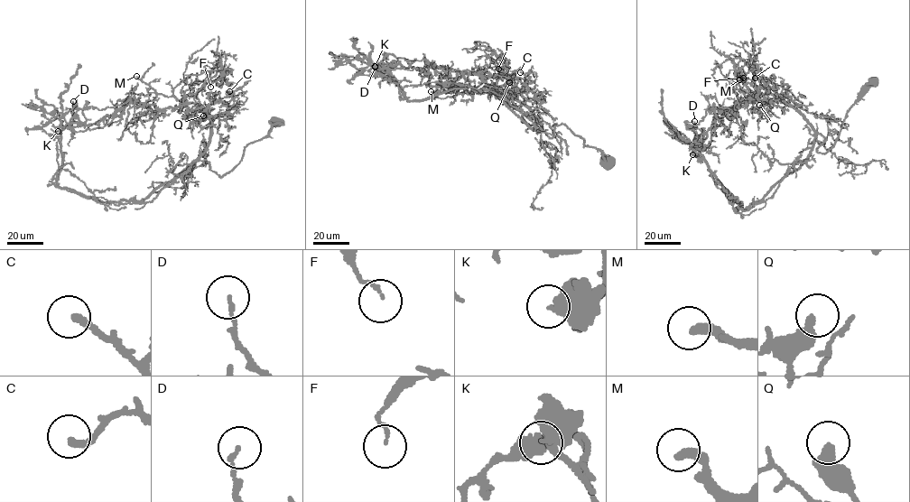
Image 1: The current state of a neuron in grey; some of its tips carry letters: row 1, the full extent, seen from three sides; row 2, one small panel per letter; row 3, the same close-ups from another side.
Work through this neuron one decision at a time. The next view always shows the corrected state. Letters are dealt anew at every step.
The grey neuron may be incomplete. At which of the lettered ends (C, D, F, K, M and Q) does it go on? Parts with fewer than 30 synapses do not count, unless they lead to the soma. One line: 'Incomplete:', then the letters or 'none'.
Incomplete: M

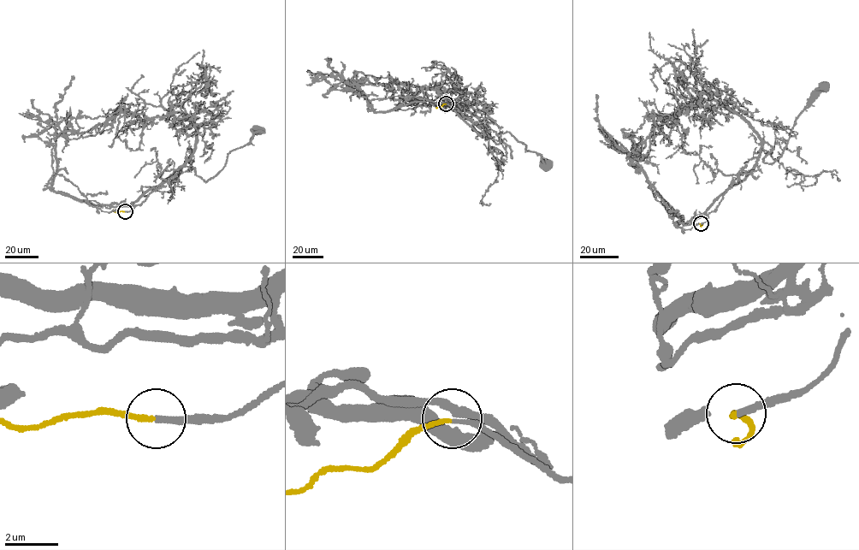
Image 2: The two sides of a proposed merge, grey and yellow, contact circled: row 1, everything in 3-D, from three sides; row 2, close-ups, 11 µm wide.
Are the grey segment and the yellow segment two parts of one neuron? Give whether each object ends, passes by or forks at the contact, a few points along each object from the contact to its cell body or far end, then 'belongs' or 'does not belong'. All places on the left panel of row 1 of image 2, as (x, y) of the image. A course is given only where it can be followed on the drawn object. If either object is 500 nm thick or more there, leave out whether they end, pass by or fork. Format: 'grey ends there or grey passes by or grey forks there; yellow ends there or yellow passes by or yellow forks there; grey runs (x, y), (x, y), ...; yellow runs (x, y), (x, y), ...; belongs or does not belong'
grey ends there; yellow ends there; grey runs (125, 211), (141, 204), (188, 160), (196, 174), (206, 181), (213, 178), (228, 154), (248, 144), (257, 130); yellow runs (125, 211), (113, 209); belongs

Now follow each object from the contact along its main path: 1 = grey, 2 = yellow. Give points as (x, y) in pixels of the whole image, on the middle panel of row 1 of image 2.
1: (446, 103), (470, 121), (477, 133), (498, 144), (501, 133), (510, 133), (526, 150), (540, 153), (546, 166)
2: (446, 103), (435, 108)

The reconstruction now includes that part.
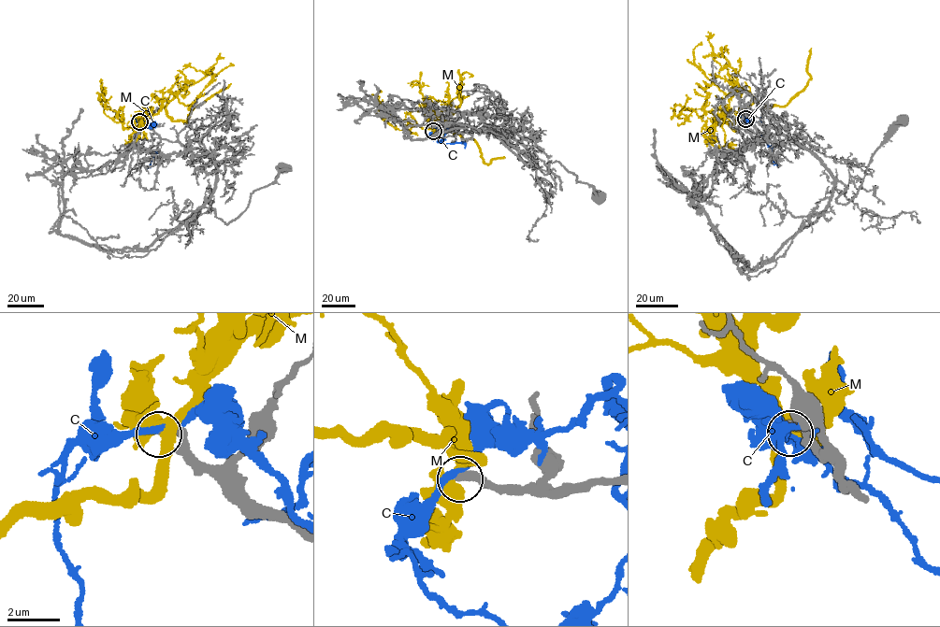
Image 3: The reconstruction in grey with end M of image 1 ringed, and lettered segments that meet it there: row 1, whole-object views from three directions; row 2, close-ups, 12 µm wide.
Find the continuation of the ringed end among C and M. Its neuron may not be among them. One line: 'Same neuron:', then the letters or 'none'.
Same neuron: none

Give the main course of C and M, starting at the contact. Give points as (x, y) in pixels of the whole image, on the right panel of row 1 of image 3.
C: (745, 118), (771, 147), (773, 162), (779, 166)
M: (745, 118), (744, 109), (754, 101), (751, 95), (736, 83), (725, 94), (694, 63), (693, 50), (701, 41)

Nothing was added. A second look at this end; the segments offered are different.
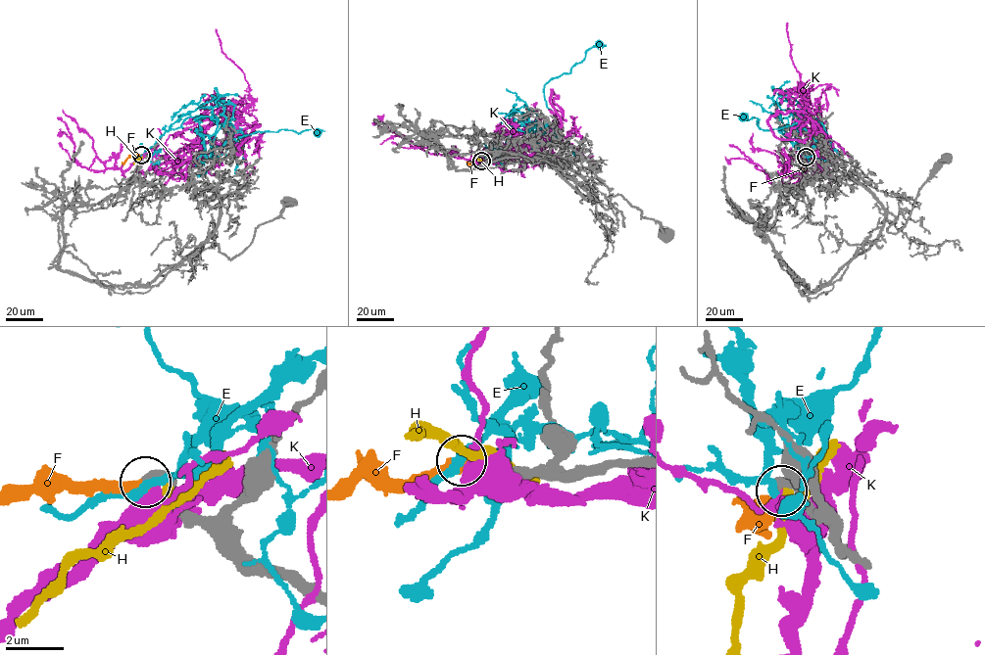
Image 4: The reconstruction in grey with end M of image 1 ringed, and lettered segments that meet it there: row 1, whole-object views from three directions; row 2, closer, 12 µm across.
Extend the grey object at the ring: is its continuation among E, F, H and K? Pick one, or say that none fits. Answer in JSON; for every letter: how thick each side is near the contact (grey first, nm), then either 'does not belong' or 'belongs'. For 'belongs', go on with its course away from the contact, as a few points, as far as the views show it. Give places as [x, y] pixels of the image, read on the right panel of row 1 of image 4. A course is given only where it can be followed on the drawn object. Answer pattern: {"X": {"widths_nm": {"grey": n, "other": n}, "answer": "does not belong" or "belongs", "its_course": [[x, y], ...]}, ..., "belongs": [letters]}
{"E": {"widths_nm": {"grey": 360, "other": 260}, "answer": "does not belong"}, "F": {"widths_nm": {"grey": 360, "other": 400}, "answer": "belongs", "its_course": [[806, 157], [805, 172]]}, "H": {"widths_nm": {"grey": 300, "other": 360}, "answer": "does not belong"}, "K": {"widths_nm": {"grey": 380, "other": 400}, "answer": "does not belong"}, "belongs": ["F"]}

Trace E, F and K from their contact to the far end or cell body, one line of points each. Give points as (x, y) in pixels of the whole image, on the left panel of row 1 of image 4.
E: (142, 155), (166, 131), (194, 116), (231, 125), (244, 133), (239, 137), (280, 129), (318, 131)
F: (142, 155), (130, 156), (121, 166)
K: (142, 155), (222, 140), (240, 122), (251, 103), (248, 83), (221, 52), (217, 29)

